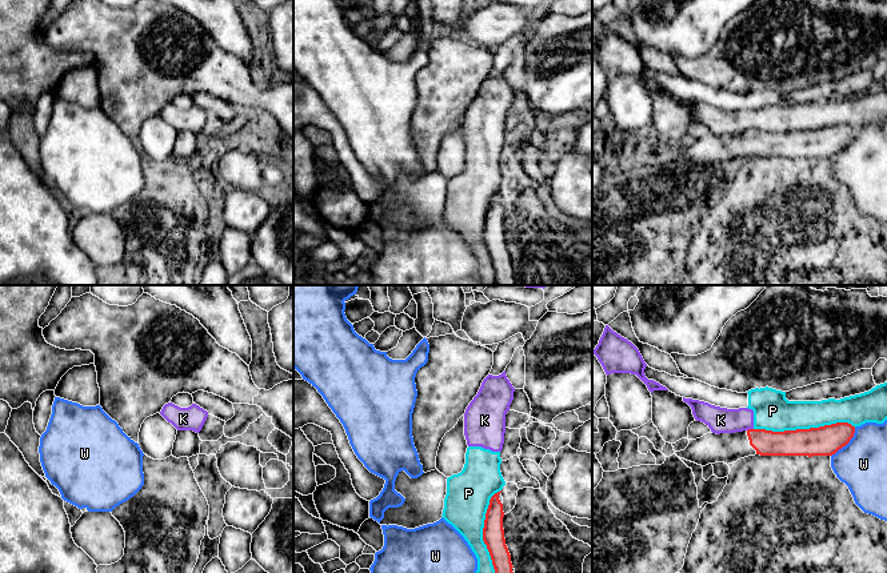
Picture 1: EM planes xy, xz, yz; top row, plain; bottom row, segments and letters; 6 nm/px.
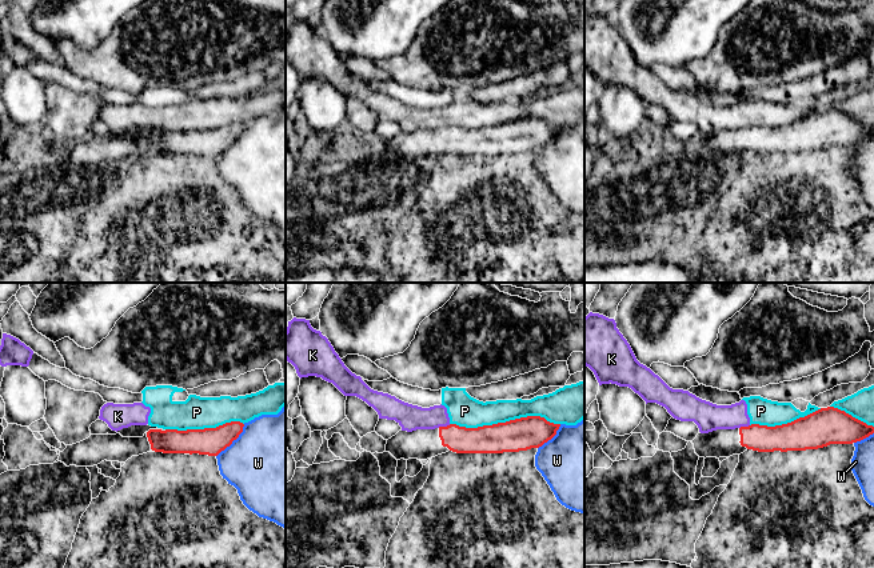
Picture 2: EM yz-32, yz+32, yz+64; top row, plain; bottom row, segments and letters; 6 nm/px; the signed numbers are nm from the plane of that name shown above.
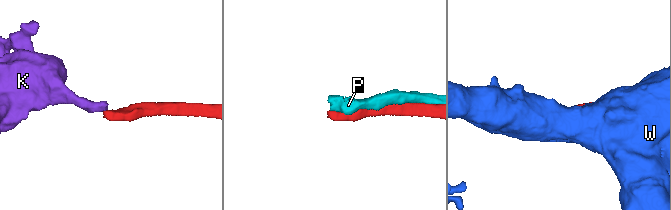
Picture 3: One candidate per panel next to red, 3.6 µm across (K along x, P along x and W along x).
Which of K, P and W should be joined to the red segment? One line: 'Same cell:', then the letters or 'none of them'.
Same cell: none of them

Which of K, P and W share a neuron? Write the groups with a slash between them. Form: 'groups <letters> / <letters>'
groups K P / W

